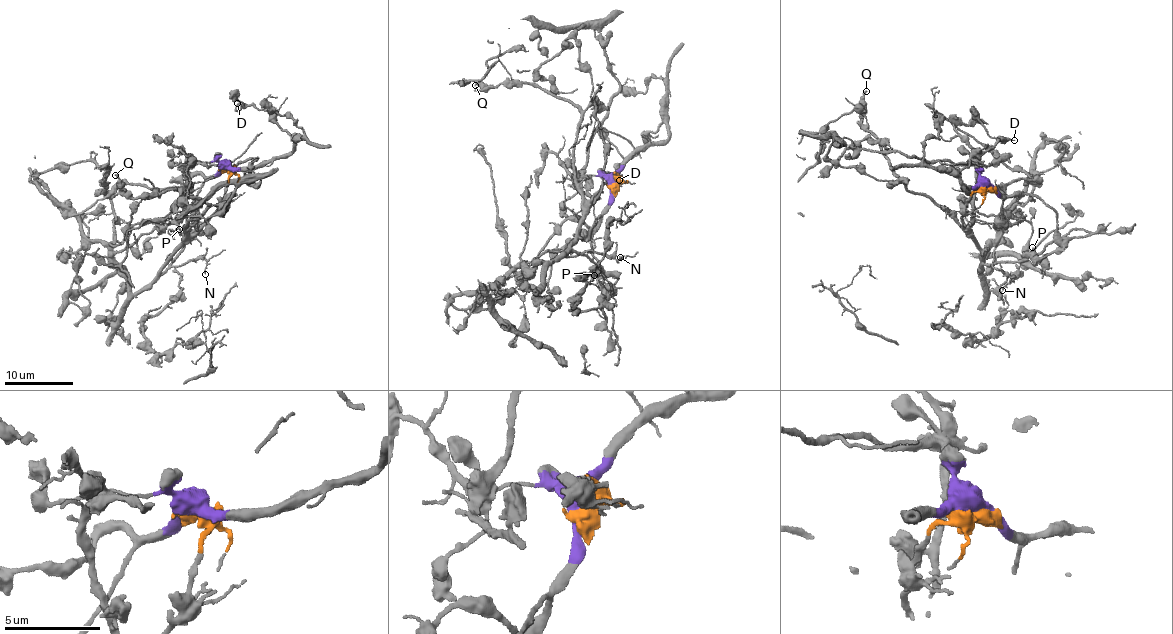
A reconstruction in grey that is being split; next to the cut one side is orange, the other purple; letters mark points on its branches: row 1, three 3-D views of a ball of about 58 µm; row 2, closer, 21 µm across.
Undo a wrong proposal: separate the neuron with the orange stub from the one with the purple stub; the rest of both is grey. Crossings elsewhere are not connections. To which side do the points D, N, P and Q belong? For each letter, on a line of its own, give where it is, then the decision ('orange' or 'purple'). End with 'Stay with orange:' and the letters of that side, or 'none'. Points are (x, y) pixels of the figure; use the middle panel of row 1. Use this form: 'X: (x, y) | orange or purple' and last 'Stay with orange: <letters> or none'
D: (619, 180) | purple
N: (620, 257) | orange
P: (594, 275) | orange
Q: (475, 85) | orange
Stay with orange: N, P, Q

